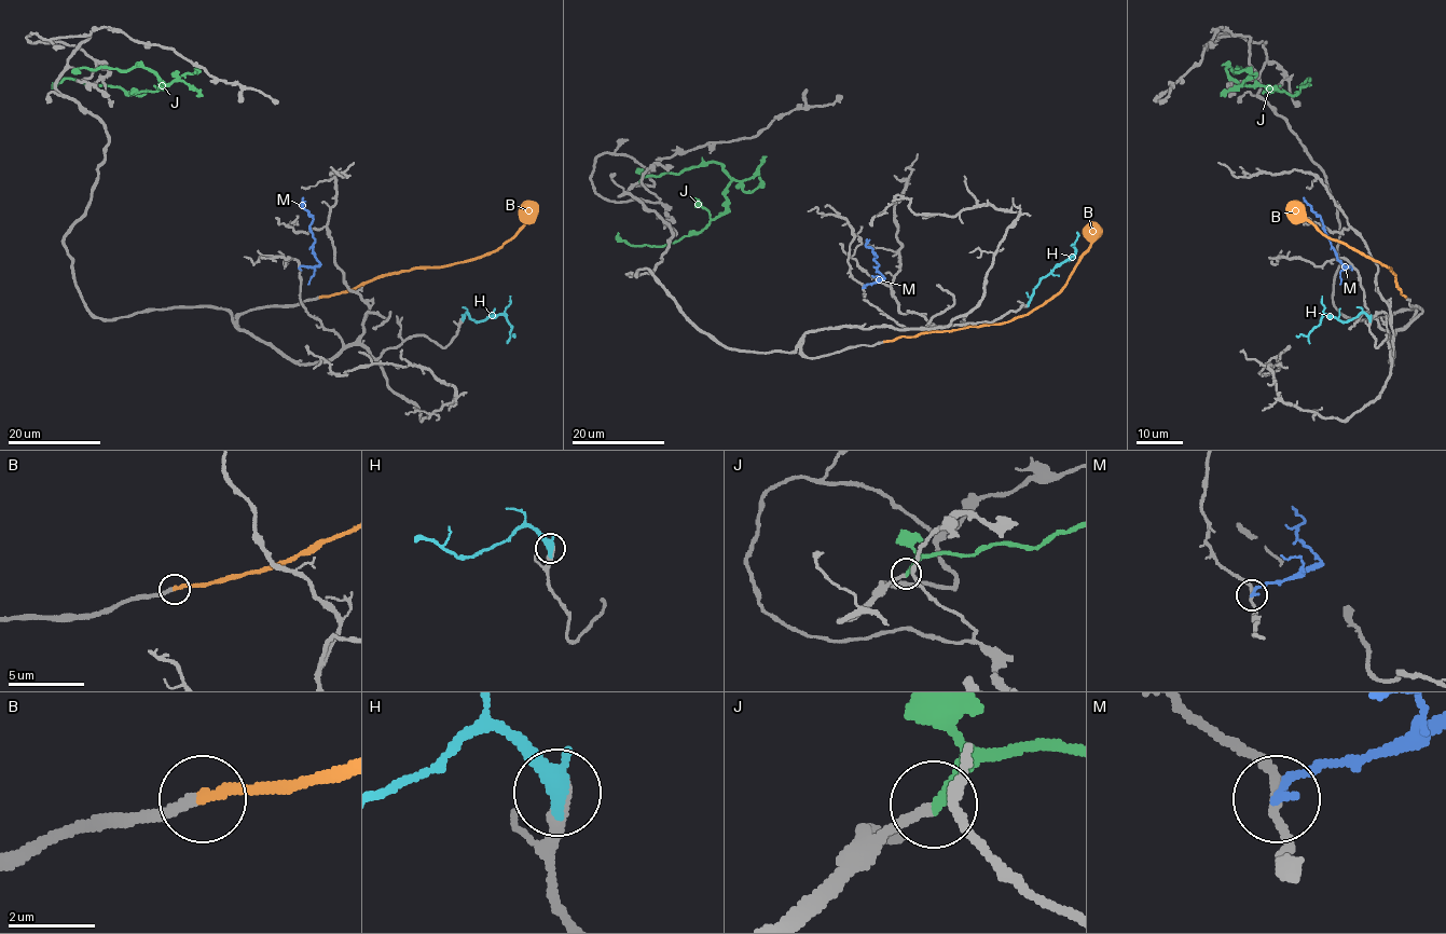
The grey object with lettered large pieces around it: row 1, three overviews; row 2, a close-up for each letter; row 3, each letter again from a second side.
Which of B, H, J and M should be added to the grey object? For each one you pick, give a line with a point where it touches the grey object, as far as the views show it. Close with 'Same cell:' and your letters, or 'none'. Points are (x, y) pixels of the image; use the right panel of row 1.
B: Touches grey at (1406, 297)
H: Touches grey at (1369, 319)
J: Touches grey at (1245, 68)
Same cell: B, H, J

